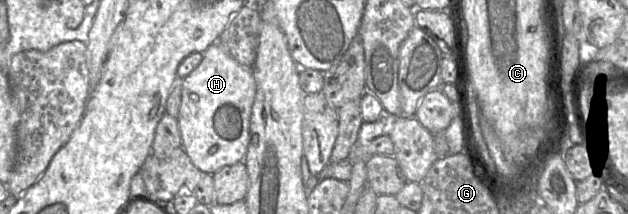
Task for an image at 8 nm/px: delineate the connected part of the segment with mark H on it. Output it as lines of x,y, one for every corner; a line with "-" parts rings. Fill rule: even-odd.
219,43
210,45
203,59
185,79
181,80
182,104
178,116
182,147
192,163
203,173
214,174
227,165
243,162
249,144
252,105
256,95
256,81
251,67
239,64

